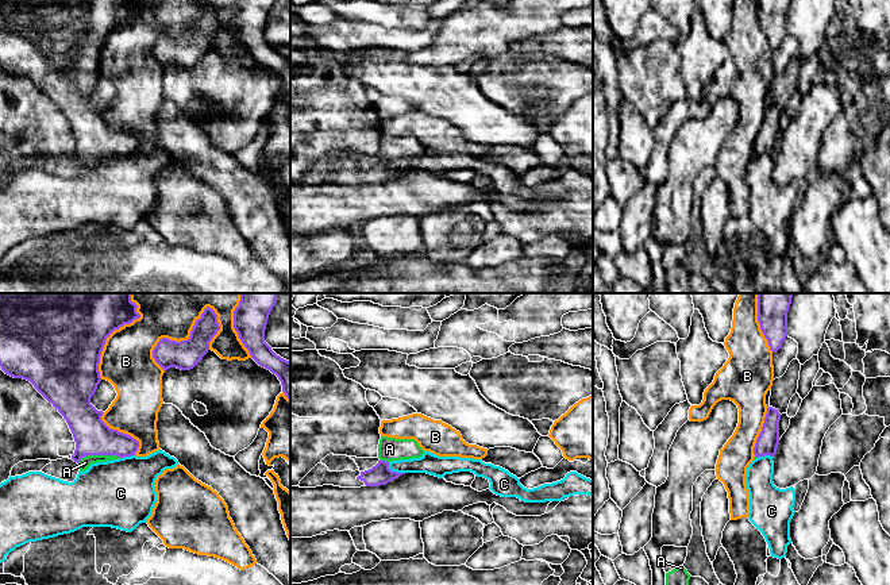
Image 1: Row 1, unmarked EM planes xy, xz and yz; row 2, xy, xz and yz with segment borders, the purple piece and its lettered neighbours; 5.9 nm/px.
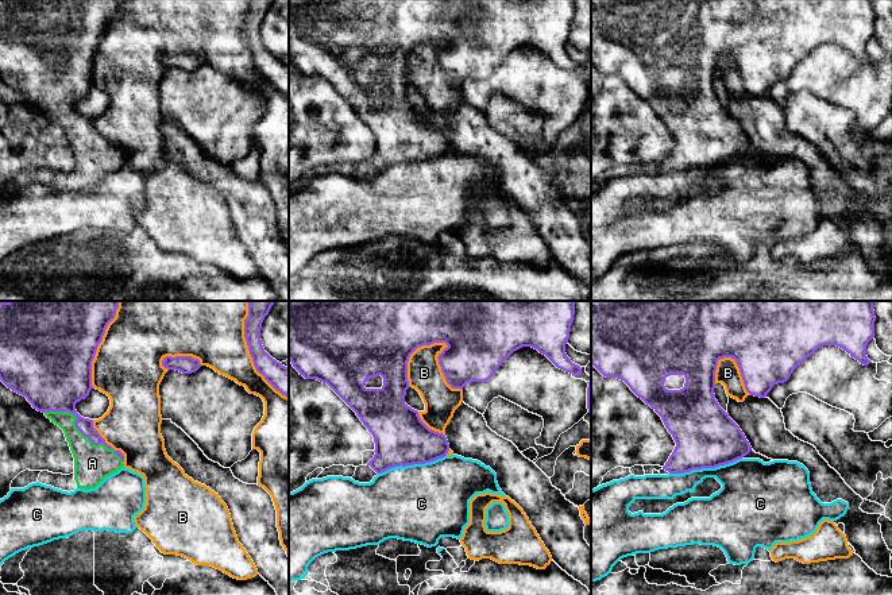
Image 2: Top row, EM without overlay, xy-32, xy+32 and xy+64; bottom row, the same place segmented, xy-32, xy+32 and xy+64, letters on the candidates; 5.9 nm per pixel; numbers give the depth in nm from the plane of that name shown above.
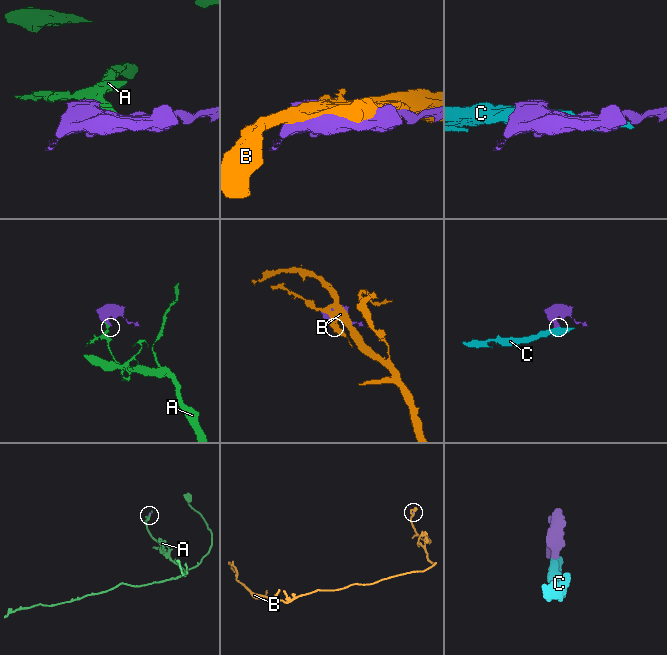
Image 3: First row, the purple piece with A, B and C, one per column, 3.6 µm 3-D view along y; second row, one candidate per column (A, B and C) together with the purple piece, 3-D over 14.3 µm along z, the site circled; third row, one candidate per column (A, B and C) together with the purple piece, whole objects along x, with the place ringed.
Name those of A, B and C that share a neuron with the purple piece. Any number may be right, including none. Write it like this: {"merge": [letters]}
{"merge": ["A"]}

